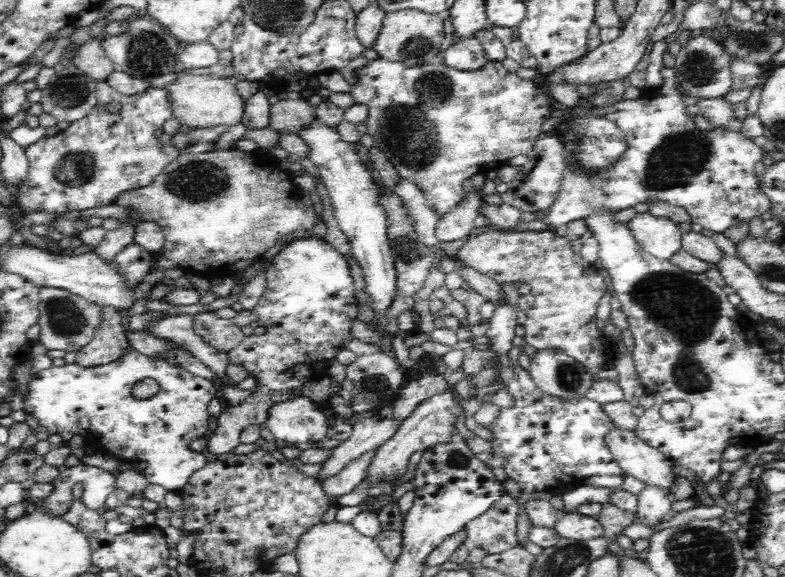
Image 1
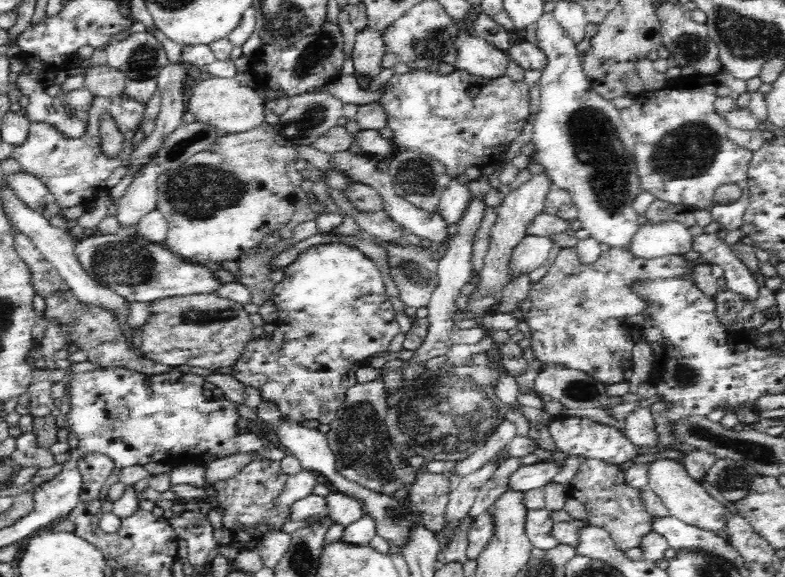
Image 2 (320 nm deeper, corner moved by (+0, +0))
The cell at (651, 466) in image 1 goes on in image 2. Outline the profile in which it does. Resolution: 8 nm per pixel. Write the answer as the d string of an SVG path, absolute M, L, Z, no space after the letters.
M659 459L648 466L648 474L650 489L661 499L670 517L710 532L725 531L728 516L725 506L712 498L698 481L688 476L684 464L676 460Z

